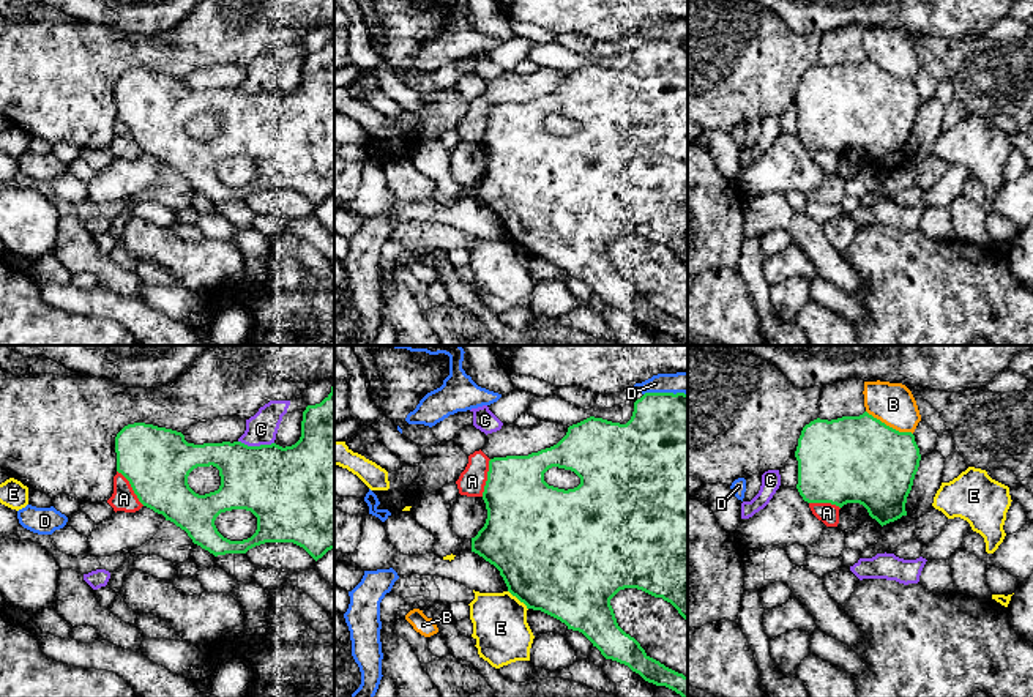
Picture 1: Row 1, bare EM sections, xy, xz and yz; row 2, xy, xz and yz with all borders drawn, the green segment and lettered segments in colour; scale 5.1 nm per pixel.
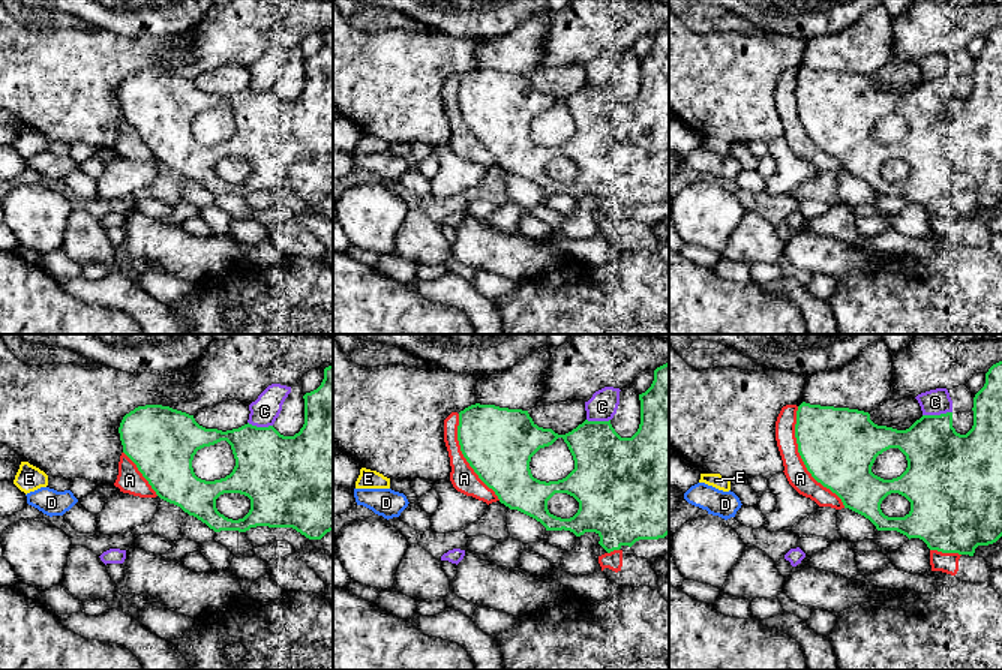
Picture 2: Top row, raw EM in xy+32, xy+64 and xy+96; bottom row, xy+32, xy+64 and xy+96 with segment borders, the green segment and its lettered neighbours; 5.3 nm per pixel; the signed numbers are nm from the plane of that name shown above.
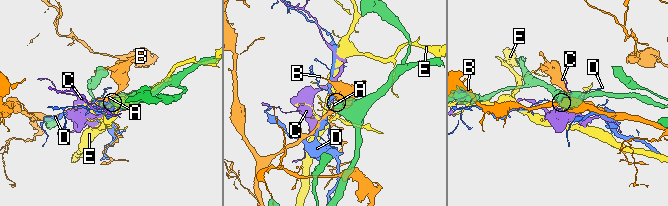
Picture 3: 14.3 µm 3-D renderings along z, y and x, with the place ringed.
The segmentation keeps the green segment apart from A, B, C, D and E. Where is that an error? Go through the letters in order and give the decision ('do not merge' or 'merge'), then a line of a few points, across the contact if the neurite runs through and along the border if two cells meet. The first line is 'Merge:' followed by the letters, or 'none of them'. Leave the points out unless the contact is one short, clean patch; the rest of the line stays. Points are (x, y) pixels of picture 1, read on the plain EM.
Merge: A
A: merge
B: do not merge
C: do not merge
D: do not merge
E: do not merge

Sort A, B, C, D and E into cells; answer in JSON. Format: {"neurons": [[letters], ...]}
{"neurons": [["A"], ["B"], ["C"], ["D"], ["E"]]}

